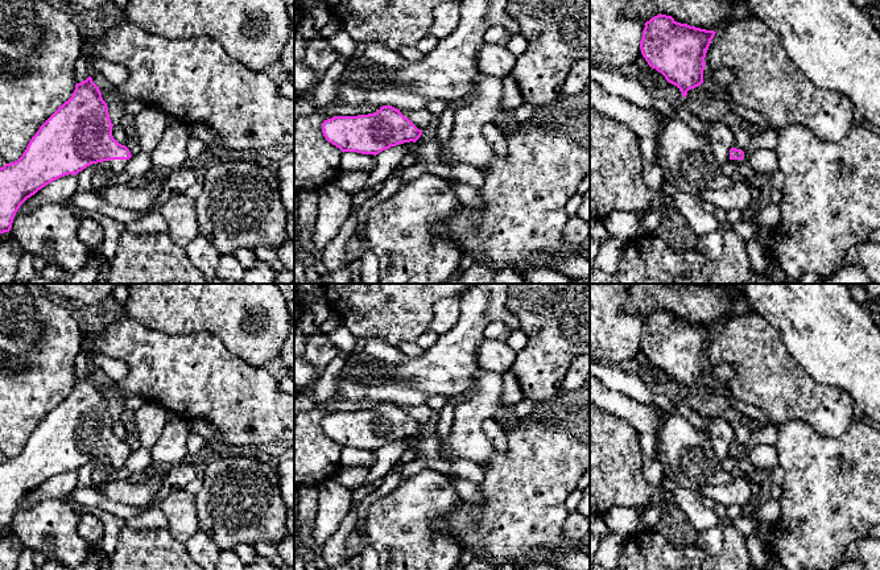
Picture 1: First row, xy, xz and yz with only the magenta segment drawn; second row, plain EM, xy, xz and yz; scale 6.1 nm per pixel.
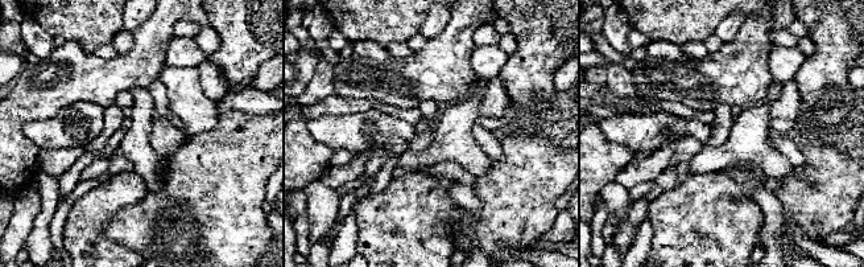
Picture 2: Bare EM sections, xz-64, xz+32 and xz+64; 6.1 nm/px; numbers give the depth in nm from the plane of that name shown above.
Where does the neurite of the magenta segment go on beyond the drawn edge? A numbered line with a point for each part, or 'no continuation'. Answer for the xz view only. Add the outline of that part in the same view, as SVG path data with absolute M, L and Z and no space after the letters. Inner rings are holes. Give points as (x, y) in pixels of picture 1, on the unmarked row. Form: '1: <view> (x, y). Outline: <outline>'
no continuation

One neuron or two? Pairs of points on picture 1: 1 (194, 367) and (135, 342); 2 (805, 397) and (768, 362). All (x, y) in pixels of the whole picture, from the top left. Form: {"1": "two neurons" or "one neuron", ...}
{"1": "one neuron", "2": "one neuron"}

